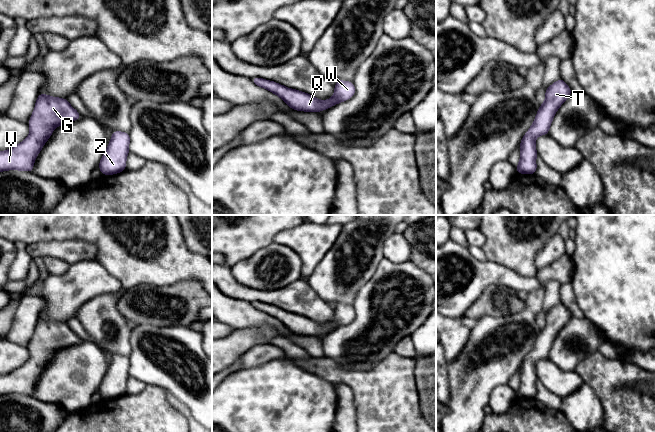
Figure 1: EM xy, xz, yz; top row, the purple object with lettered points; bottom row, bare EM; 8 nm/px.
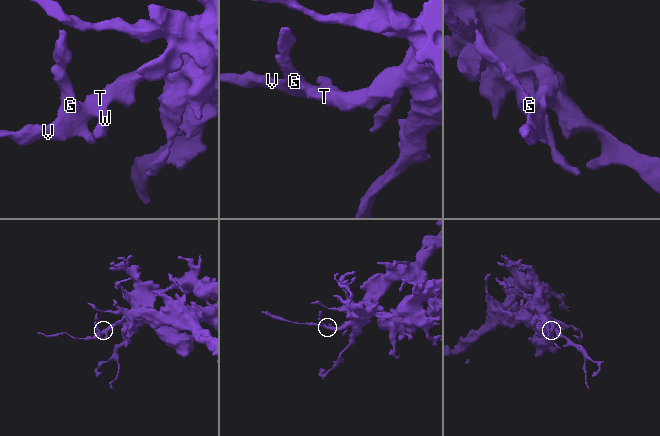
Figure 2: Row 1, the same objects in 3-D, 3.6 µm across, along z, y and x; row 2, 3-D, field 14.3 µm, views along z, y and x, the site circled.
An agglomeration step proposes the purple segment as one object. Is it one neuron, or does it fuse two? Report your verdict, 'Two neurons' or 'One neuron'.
One neuron

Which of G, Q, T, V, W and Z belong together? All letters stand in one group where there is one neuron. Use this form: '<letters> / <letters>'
G Q T V W Z

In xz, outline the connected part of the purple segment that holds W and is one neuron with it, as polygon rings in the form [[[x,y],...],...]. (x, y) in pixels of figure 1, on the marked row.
[[[260,77],[252,78],[255,85],[267,89],[279,96],[291,109],[305,112],[321,112],[340,102],[352,98],[355,94],[353,82],[337,80],[334,89],[334,95],[325,101],[317,99],[308,93],[287,88],[274,81],[262,79]]]

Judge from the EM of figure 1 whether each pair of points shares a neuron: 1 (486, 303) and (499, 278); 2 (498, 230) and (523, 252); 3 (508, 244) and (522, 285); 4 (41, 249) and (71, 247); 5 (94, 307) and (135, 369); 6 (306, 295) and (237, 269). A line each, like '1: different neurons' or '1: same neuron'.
1: different neurons
2: same neuron
3: different neurons
4: same neuron
5: different neurons
6: different neurons

